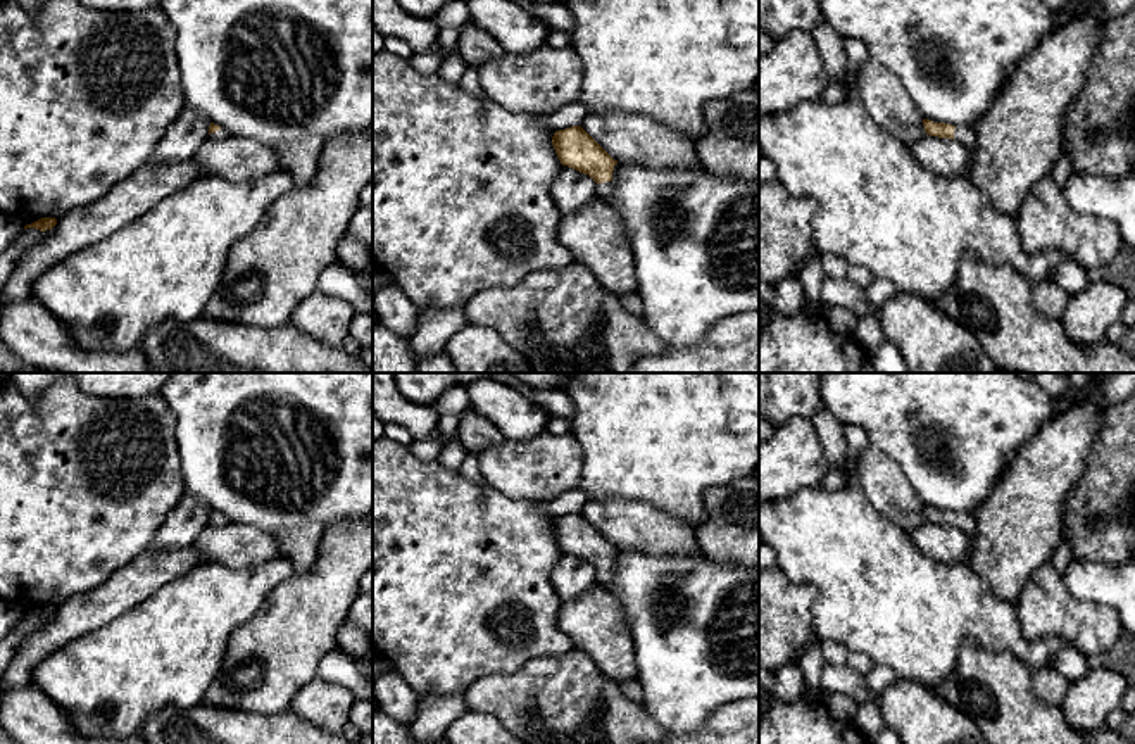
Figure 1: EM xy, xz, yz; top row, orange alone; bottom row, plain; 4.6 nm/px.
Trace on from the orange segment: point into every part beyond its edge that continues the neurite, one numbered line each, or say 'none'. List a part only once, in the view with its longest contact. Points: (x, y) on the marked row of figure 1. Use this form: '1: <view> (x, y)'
1: xz (604, 190)

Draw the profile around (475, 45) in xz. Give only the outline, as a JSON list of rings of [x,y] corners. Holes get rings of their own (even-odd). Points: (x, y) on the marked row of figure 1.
[[[467,22],[461,28],[461,38],[455,52],[471,67],[480,67],[490,59],[505,55],[502,45],[486,31]]]

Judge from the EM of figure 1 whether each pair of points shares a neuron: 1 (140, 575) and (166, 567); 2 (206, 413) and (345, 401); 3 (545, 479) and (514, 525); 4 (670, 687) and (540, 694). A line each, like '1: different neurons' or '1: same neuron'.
1: same neuron
2: same neuron
3: different neurons
4: different neurons

